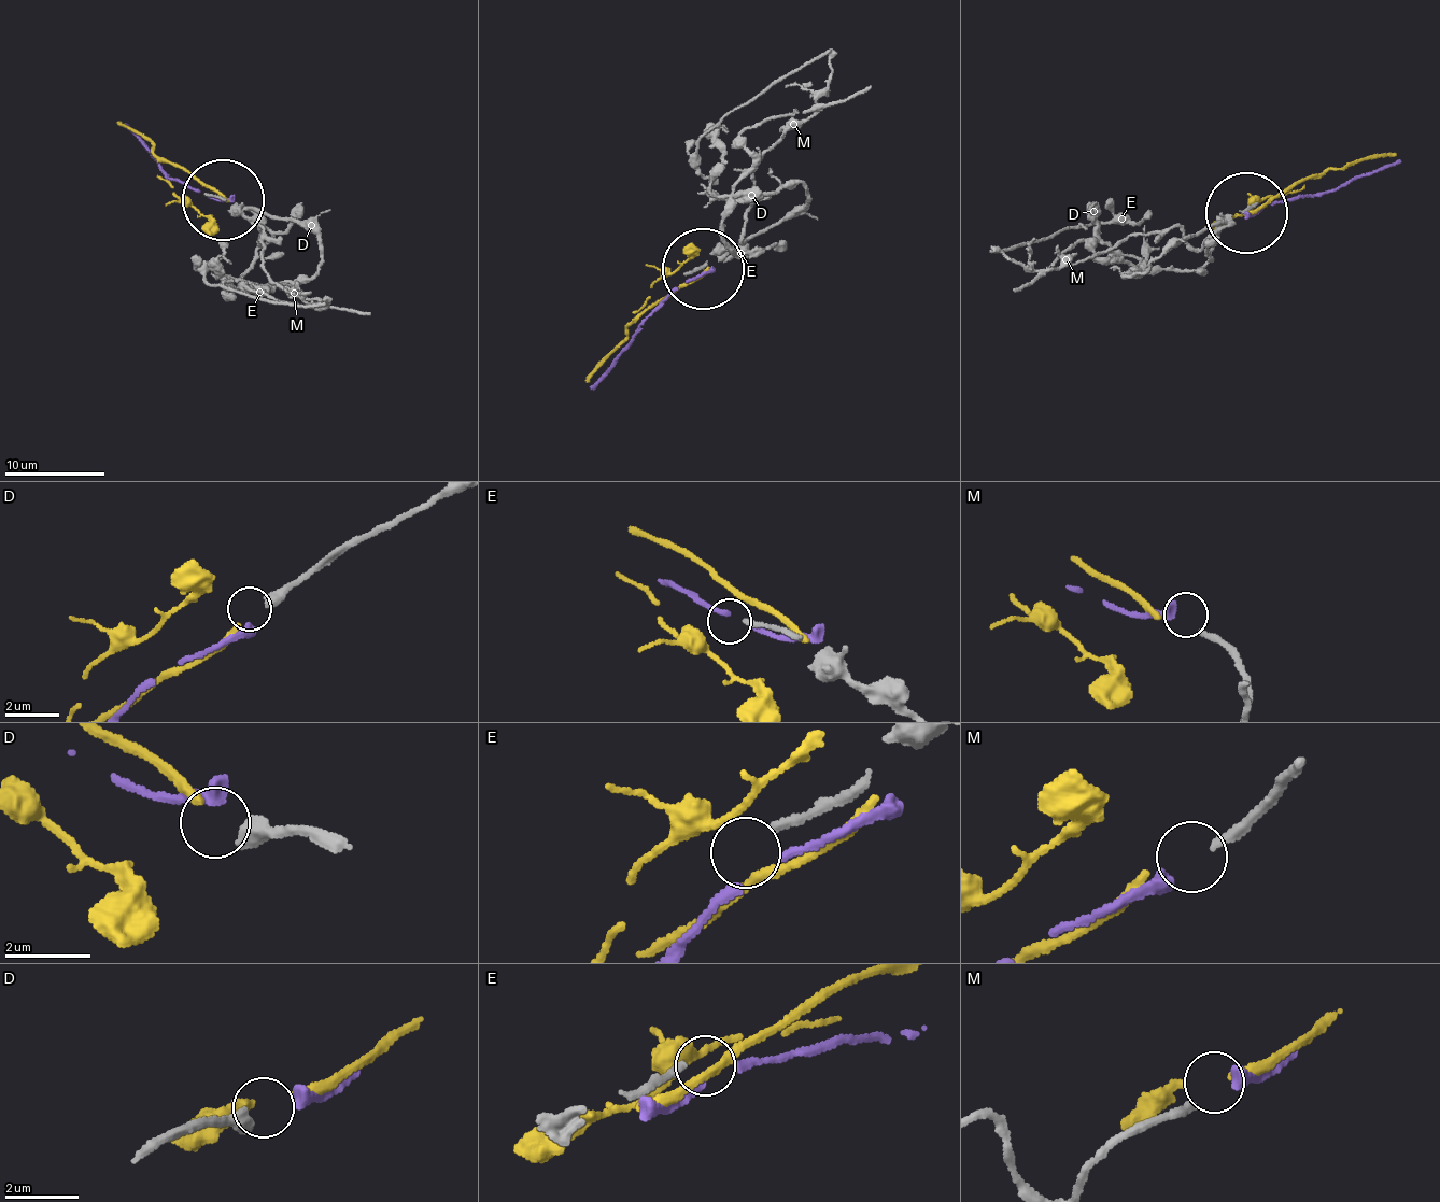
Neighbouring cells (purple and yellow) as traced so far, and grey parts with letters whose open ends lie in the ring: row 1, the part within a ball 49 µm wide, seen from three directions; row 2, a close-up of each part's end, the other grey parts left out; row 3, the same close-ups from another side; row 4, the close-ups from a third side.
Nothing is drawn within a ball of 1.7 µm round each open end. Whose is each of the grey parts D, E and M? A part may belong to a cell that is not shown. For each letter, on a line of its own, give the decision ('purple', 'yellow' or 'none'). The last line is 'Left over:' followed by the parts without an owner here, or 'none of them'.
D: yellow
E: none
M: purple
Left over: E

